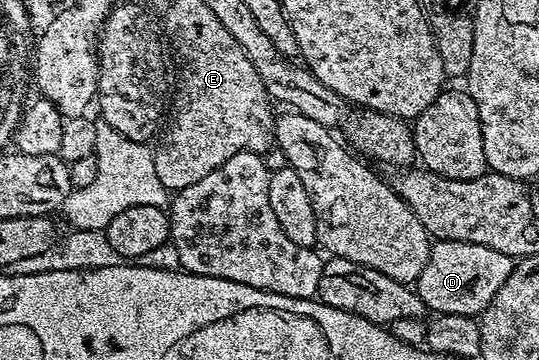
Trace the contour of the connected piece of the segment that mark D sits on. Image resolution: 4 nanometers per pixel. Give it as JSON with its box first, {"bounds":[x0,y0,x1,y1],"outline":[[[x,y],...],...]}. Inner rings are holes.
{"bounds":[416,240,515,317],"outline":[[[434,240],[428,262],[416,282],[416,290],[427,309],[434,314],[464,314],[477,317],[496,298],[496,290],[508,282],[515,257],[500,254],[488,246],[455,240]]]}

